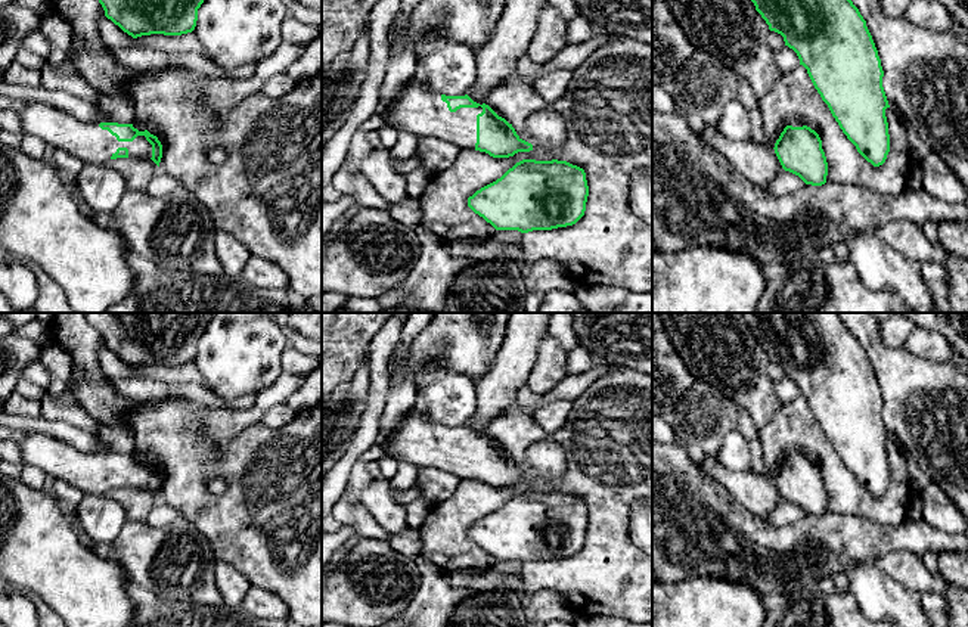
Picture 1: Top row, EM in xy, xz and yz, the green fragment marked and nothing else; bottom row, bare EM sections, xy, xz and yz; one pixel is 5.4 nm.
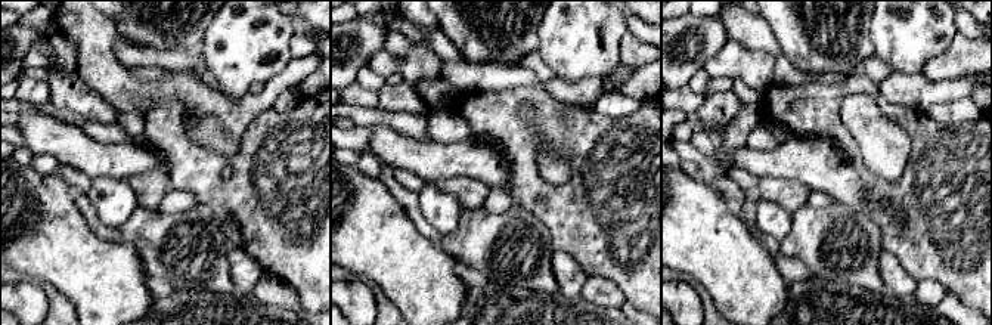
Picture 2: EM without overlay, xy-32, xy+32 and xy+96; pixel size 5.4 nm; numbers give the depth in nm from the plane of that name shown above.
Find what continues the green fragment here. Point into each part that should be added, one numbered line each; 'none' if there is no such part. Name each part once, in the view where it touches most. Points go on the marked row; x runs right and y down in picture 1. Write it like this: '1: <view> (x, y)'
1: xz (416, 109)

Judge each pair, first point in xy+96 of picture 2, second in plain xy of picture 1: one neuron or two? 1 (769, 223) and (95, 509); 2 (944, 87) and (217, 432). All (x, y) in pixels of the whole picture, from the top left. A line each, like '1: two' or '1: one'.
1: one
2: two

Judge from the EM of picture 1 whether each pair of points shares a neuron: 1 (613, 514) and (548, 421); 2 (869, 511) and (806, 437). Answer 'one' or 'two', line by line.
1: two
2: one

